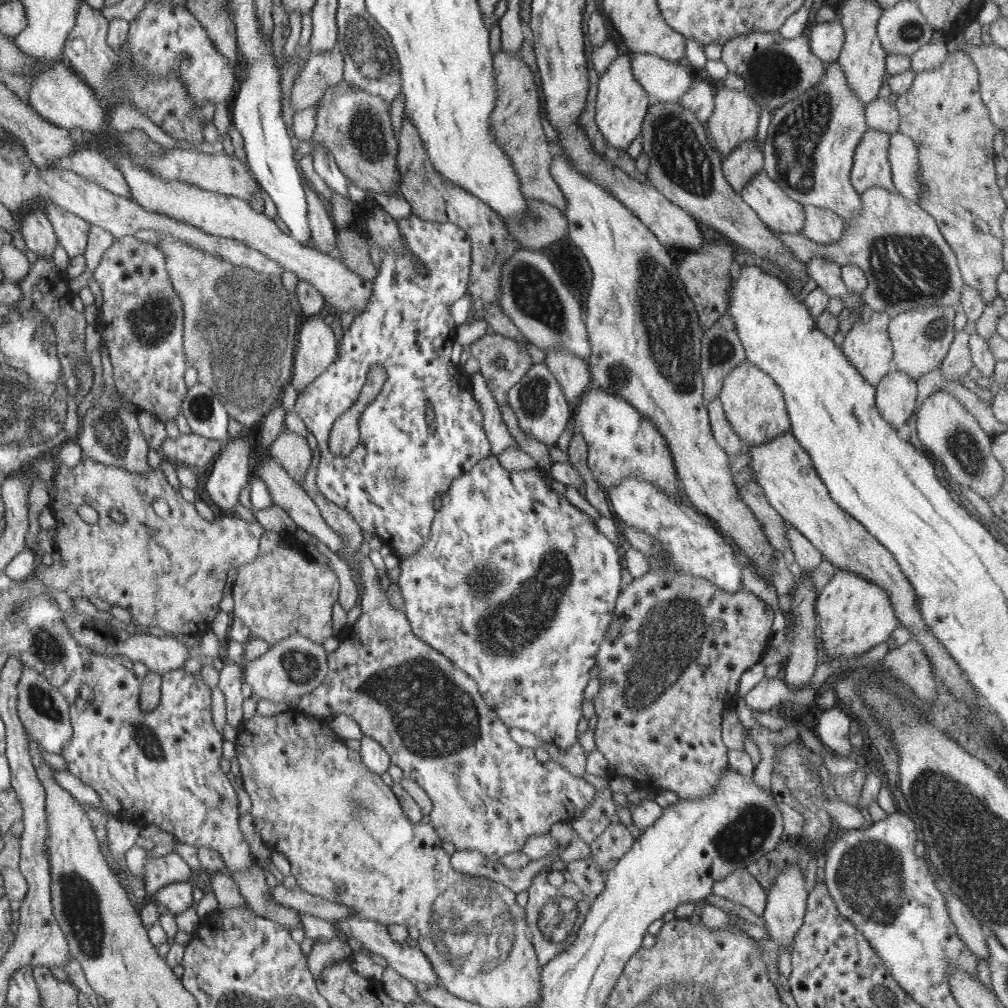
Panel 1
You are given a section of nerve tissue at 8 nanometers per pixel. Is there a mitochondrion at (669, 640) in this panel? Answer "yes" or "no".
yes

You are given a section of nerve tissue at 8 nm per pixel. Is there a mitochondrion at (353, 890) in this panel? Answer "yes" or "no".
no

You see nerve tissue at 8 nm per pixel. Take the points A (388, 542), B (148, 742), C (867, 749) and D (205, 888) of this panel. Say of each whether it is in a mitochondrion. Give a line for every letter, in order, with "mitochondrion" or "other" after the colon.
A: other
B: mitochondrion
C: other
D: other

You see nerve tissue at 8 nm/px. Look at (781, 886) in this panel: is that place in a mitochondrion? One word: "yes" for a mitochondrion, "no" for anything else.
no

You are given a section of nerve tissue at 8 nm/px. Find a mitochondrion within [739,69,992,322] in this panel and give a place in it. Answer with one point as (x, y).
(904, 269)

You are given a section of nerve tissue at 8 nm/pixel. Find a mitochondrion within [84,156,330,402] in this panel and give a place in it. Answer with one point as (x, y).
(149, 321)

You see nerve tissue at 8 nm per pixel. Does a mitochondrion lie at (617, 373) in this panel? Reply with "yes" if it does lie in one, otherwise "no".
yes

